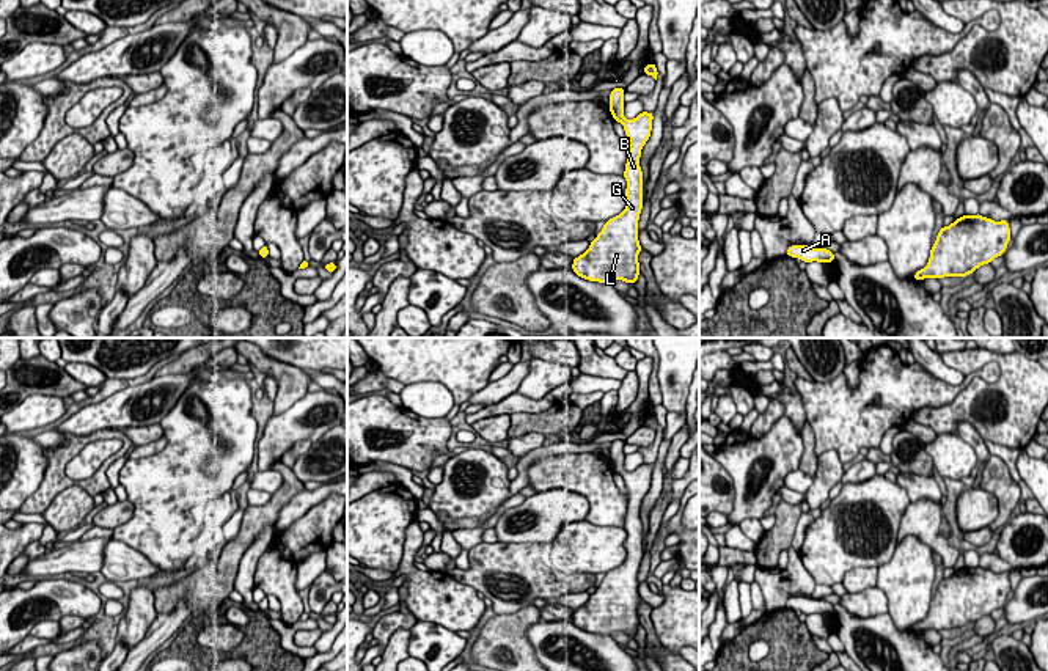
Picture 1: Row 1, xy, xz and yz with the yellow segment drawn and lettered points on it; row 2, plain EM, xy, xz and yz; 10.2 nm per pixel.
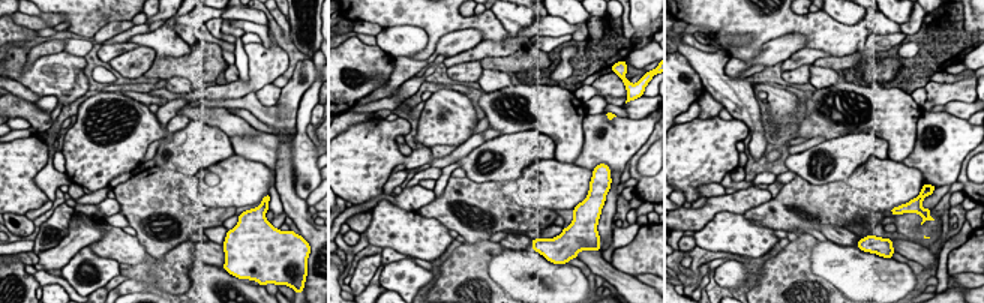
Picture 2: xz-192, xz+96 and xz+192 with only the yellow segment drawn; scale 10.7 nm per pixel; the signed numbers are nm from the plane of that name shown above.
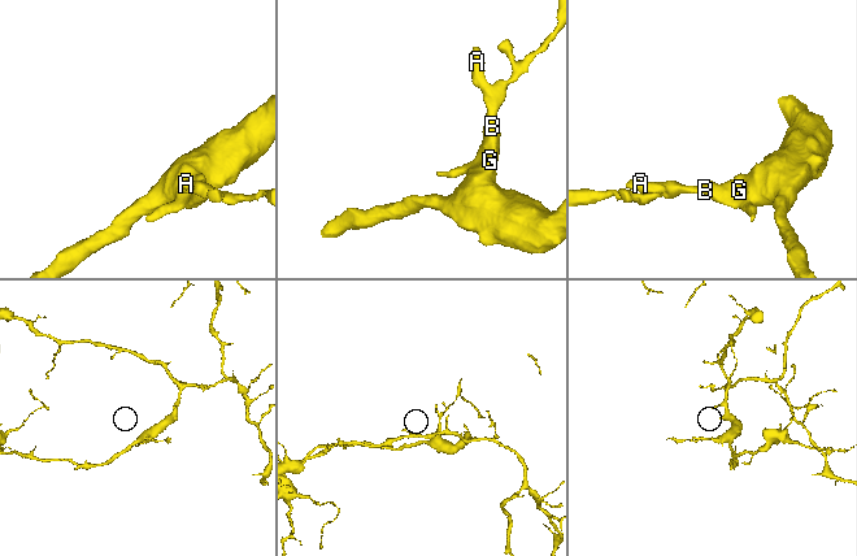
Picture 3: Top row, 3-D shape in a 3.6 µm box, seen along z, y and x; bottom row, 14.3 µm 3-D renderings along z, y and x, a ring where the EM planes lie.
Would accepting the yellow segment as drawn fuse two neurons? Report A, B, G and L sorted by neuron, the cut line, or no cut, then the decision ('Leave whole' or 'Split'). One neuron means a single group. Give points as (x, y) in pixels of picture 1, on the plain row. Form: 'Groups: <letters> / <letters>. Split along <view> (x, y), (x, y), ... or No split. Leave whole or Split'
Groups: A B G L. No split. Leave whole

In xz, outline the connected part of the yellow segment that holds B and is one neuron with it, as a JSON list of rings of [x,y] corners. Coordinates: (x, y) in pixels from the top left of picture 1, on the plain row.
[[[613,440],[610,464],[614,473],[624,478],[628,490],[628,506],[624,530],[627,533],[625,561],[605,574],[602,583],[589,600],[573,610],[572,622],[589,633],[613,635],[622,632],[636,635],[639,627],[638,607],[643,602],[638,592],[638,572],[643,561],[643,523],[639,519],[641,501],[650,489],[654,465],[641,464],[633,471],[624,470],[624,440]]]

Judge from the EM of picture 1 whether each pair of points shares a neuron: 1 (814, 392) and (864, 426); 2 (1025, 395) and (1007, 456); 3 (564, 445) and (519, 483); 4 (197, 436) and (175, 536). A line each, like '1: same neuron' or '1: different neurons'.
1: same neuron
2: different neurons
3: same neuron
4: same neuron

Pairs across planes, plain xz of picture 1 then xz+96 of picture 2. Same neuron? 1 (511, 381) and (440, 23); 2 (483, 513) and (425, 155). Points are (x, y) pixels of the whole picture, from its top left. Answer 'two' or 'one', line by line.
1: two
2: two

